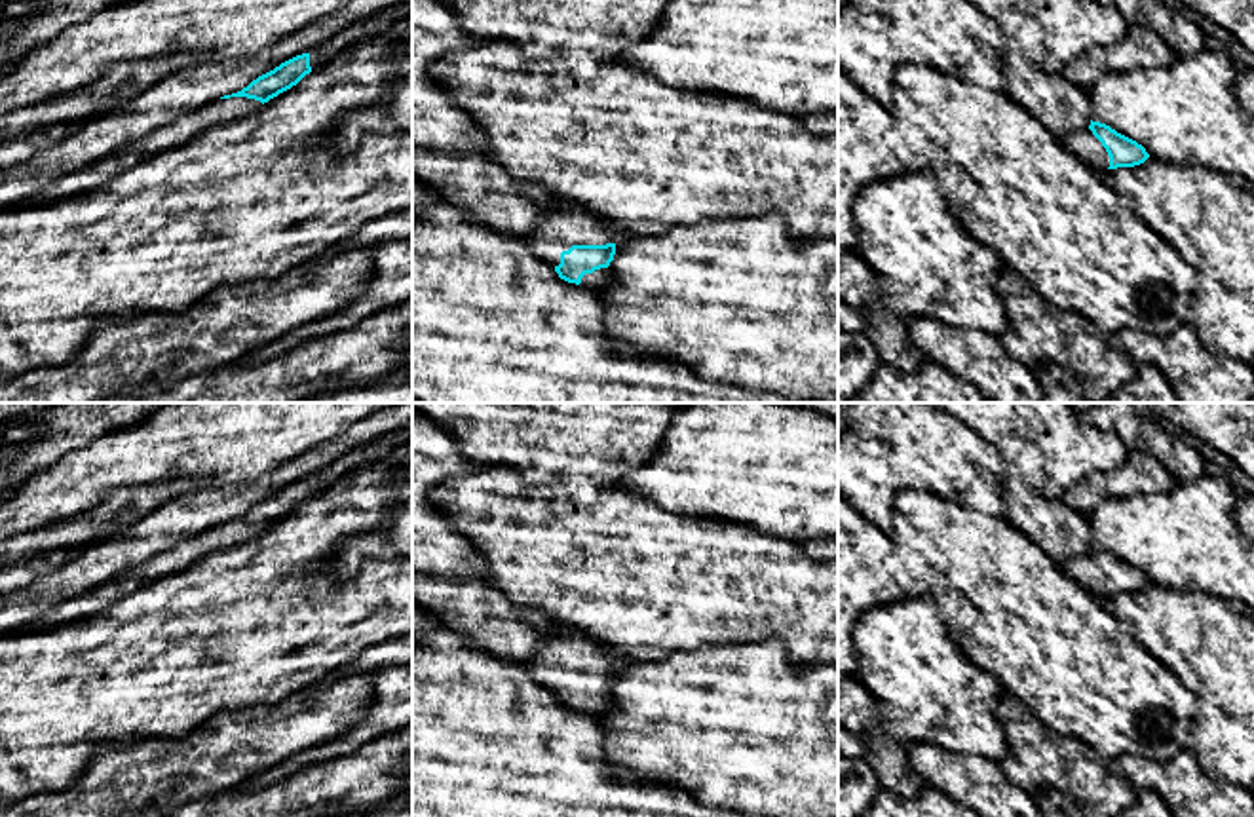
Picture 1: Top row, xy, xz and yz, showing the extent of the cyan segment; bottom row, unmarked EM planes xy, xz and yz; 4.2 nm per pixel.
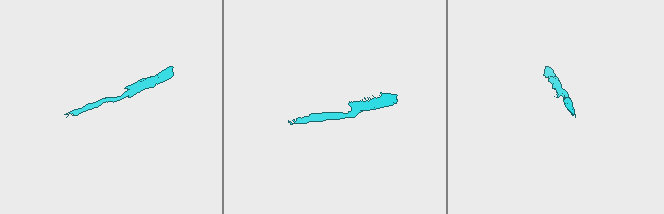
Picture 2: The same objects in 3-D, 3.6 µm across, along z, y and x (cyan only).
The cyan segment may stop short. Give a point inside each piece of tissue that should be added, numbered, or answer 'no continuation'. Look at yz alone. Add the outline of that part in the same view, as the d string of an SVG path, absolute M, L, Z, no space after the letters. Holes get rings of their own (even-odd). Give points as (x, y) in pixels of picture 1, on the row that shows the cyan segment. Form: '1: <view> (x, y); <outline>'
1: yz (1082, 143); M1089 127L1066 135L1062 144L1100 175L1108 171L1110 156Z

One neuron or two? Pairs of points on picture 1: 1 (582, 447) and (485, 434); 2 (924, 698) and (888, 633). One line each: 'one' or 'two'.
1: one
2: one

